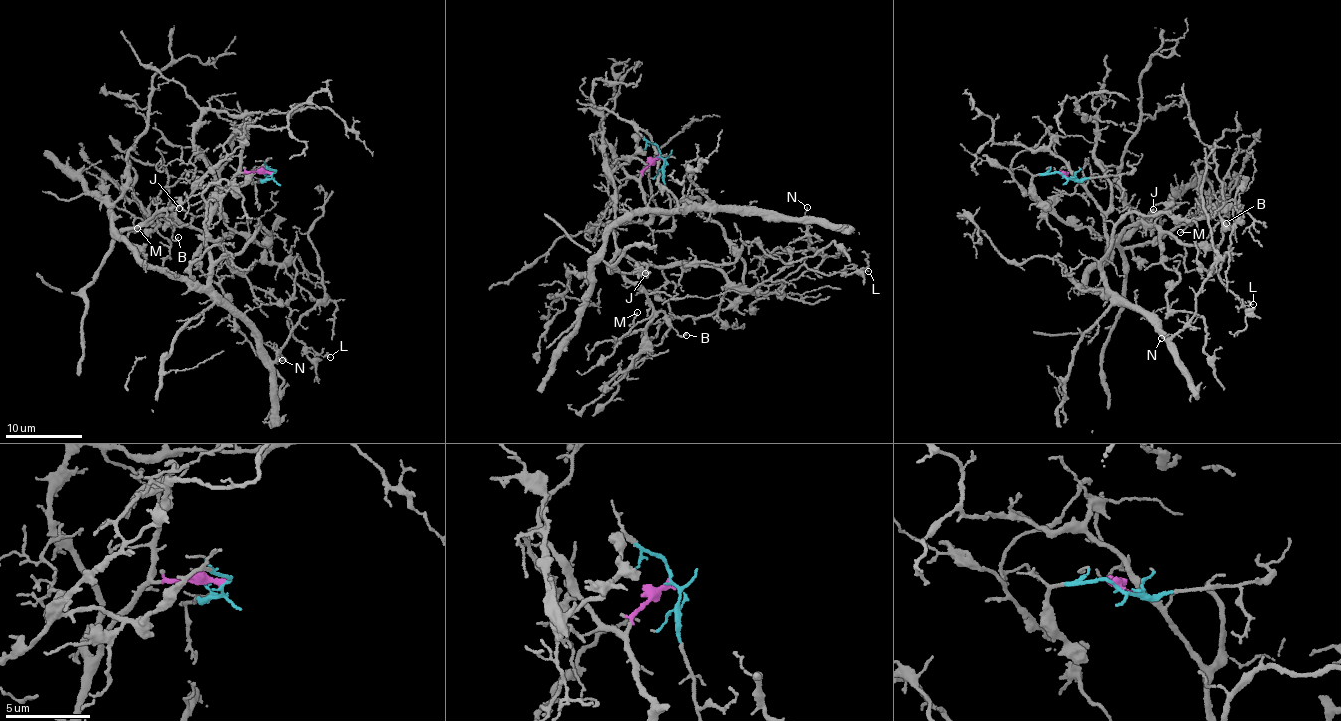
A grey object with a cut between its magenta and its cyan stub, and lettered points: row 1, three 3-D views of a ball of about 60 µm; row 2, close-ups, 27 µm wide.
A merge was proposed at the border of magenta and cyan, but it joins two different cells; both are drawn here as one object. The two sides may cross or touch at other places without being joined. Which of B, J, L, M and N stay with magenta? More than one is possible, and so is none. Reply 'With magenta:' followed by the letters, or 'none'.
With magenta: N

